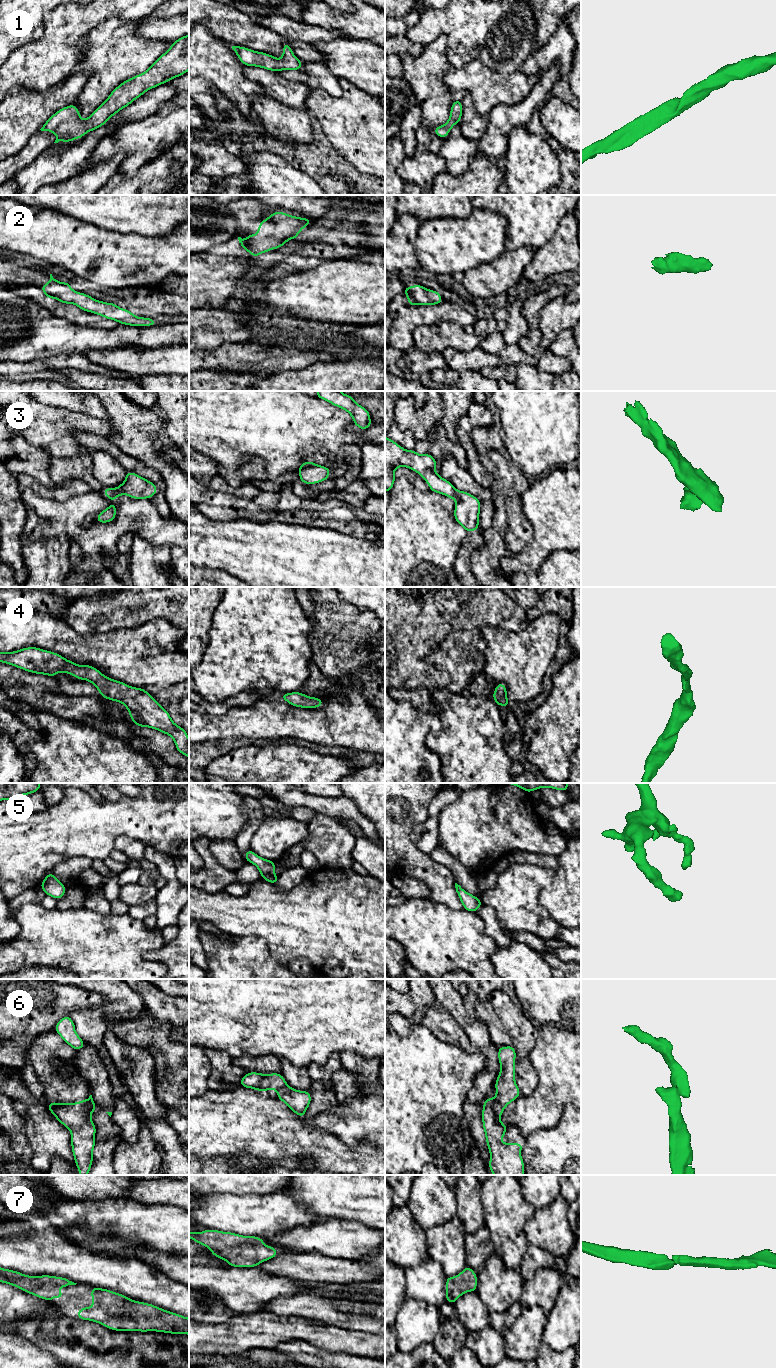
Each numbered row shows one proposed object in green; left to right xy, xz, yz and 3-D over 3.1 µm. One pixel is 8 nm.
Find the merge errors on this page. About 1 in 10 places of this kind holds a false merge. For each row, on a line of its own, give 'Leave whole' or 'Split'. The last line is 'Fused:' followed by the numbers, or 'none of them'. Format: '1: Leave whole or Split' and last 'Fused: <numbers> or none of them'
1: Leave whole
2: Leave whole
3: Leave whole
4: Leave whole
5: Leave whole
6: Split
7: Leave whole
Fused: 6

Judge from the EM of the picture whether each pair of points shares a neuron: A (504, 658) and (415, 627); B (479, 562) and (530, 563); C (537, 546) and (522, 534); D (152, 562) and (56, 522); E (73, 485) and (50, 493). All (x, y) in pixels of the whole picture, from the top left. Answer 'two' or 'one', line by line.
A: two
B: two
C: two
D: two
E: one

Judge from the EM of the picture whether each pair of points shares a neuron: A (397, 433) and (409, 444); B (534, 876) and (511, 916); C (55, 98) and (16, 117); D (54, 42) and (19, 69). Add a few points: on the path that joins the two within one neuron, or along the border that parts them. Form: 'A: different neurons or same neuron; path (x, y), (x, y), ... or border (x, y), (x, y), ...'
A: same neuron; path (400, 436), (406, 441)
B: same neuron; path (527, 886), (516, 897), (516, 906)
C: same neuron; path (45, 103), (26, 111)
D: same neuron; path (45, 51), (33, 63), (27, 63)

